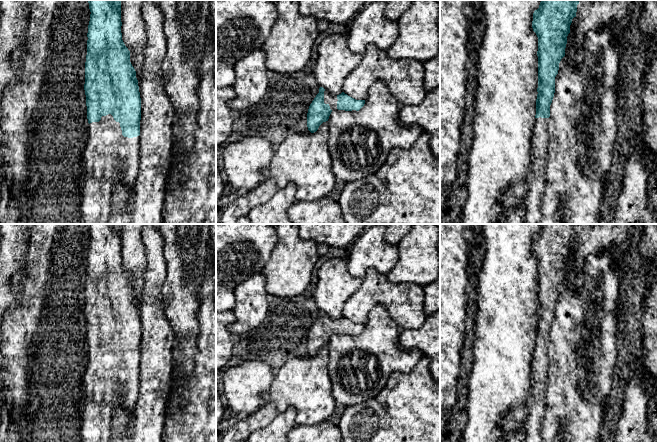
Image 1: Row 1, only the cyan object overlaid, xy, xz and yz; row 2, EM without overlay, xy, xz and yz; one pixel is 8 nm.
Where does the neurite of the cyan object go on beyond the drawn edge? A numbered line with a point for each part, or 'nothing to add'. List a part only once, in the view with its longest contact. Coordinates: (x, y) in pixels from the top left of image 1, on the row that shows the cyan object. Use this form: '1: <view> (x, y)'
1: xy (110, 158)

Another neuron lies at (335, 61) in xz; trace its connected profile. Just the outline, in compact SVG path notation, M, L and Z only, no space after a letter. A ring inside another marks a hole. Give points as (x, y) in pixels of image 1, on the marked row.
M332 34L318 41L318 56L313 67L316 82L333 96L341 94L344 80L362 58L362 54L349 49L345 35Z

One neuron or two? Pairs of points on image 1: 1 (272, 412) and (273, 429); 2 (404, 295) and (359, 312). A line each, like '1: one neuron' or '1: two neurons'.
1: two neurons
2: one neuron

